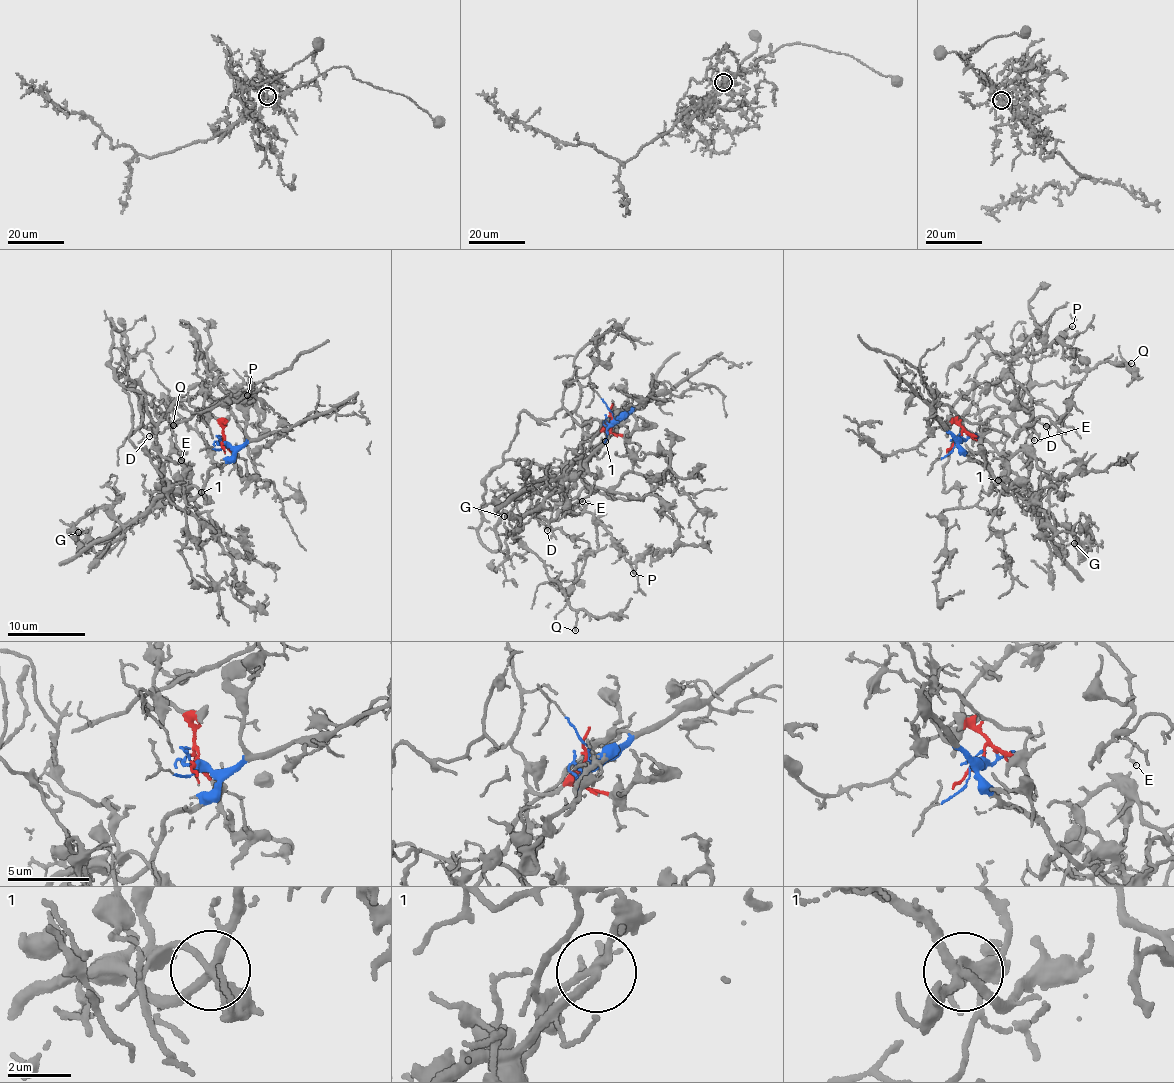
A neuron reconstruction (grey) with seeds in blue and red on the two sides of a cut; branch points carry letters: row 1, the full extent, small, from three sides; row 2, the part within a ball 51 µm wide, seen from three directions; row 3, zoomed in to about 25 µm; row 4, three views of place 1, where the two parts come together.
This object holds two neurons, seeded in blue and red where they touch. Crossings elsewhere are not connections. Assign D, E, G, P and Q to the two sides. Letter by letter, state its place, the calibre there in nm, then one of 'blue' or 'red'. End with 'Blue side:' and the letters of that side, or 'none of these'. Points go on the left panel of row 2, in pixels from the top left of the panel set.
D: (149, 436) | 140 nm | red
E: (181, 460) | 90 nm | red
G: (78, 532) | 120 nm | blue
P: (247, 395) | 120 nm | red
Q: (173, 425) | 120 nm | red
Blue side: G

